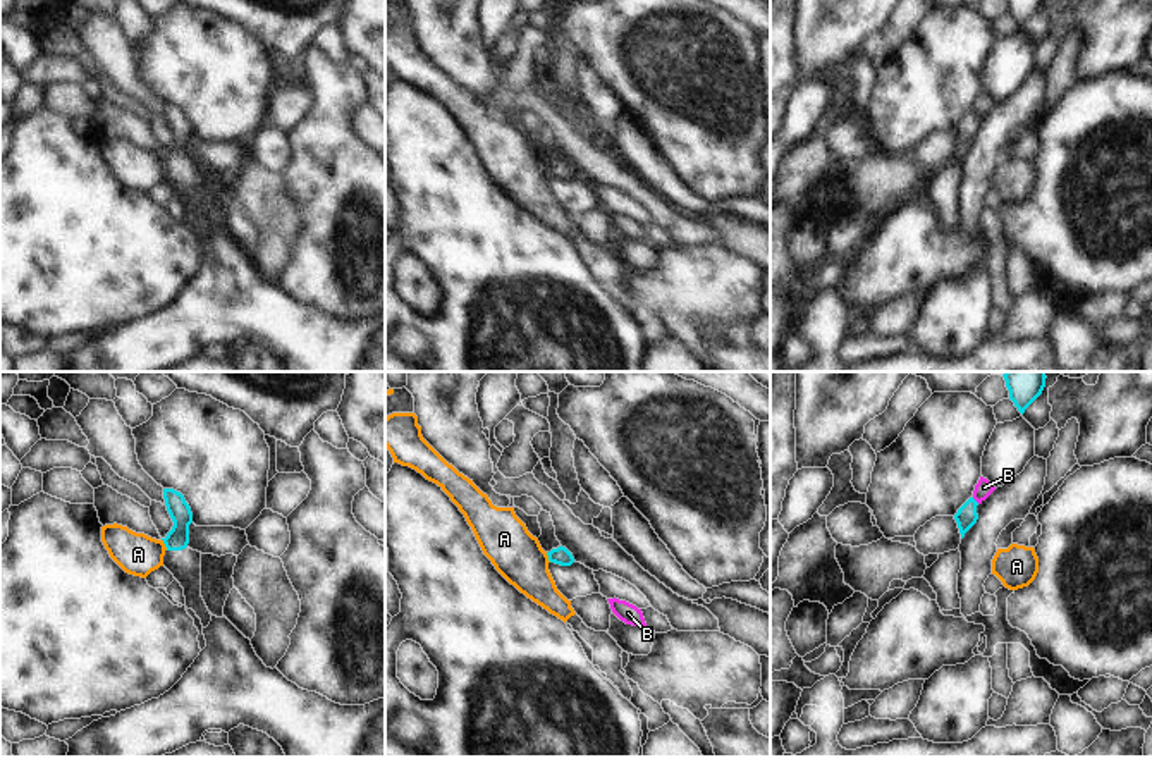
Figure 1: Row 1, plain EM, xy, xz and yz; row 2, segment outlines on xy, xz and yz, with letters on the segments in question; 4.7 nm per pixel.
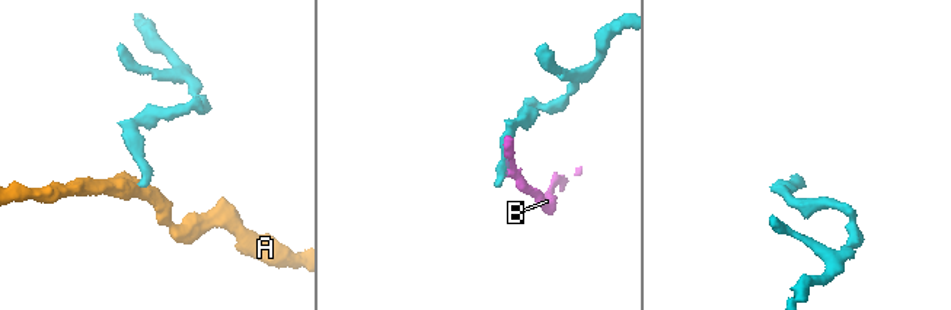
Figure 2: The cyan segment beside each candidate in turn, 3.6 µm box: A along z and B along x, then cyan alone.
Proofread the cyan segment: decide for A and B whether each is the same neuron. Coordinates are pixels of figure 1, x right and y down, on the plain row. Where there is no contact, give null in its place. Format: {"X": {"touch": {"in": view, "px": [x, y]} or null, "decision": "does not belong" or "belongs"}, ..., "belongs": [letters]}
{"A": {"touch": {"in": "xy", "px": [164, 157]}, "decision": "does not belong"}, "B": {"touch": {"in": "yz", "px": [974, 114]}, "decision": "does not belong"}, "belongs": []}

